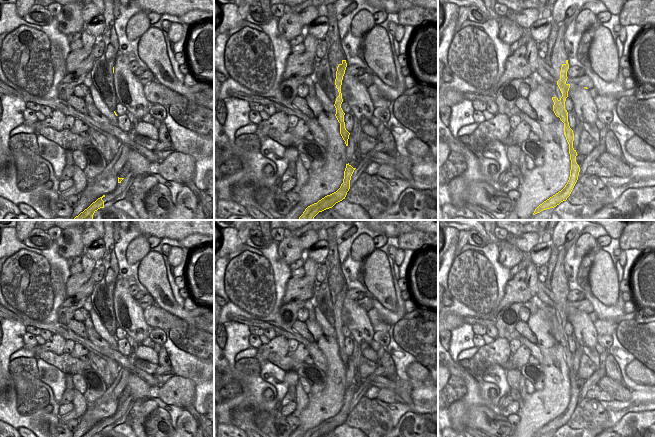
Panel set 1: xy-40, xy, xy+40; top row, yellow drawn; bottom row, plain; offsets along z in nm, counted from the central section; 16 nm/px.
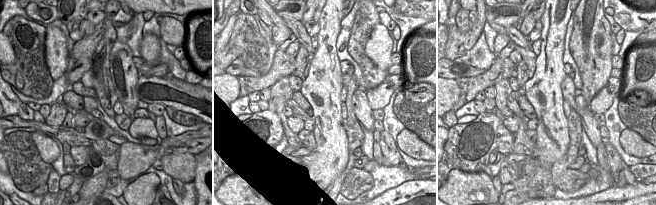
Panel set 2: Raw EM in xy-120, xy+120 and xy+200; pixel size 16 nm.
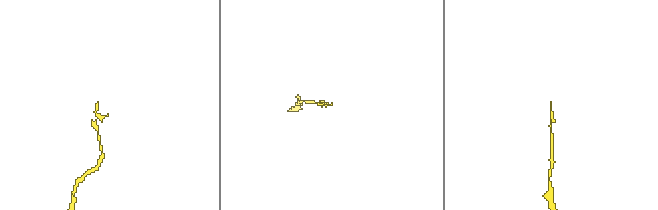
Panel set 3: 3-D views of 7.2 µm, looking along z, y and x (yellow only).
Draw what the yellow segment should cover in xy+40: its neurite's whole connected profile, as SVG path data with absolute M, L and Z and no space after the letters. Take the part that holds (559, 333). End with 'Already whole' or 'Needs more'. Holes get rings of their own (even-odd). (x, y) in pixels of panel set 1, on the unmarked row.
M566 284L565 288L562 288L561 295L560 295L560 303L557 305L557 309L562 317L562 321L558 323L556 320L552 321L554 326L553 335L557 341L564 347L564 359L566 364L569 368L569 378L571 384L571 394L570 394L570 401L565 409L565 411L544 425L540 428L534 435L534 437L540 437L543 434L554 432L559 429L561 426L566 425L567 422L570 420L579 400L580 391L576 386L577 376L573 372L573 365L574 365L574 357L573 354L569 350L568 346L568 336L565 333L565 325L568 321L568 315L570 312L570 308L567 308L567 295L569 293L568 284Z. Already whole.

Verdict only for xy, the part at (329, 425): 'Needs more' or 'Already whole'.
Already whole.

